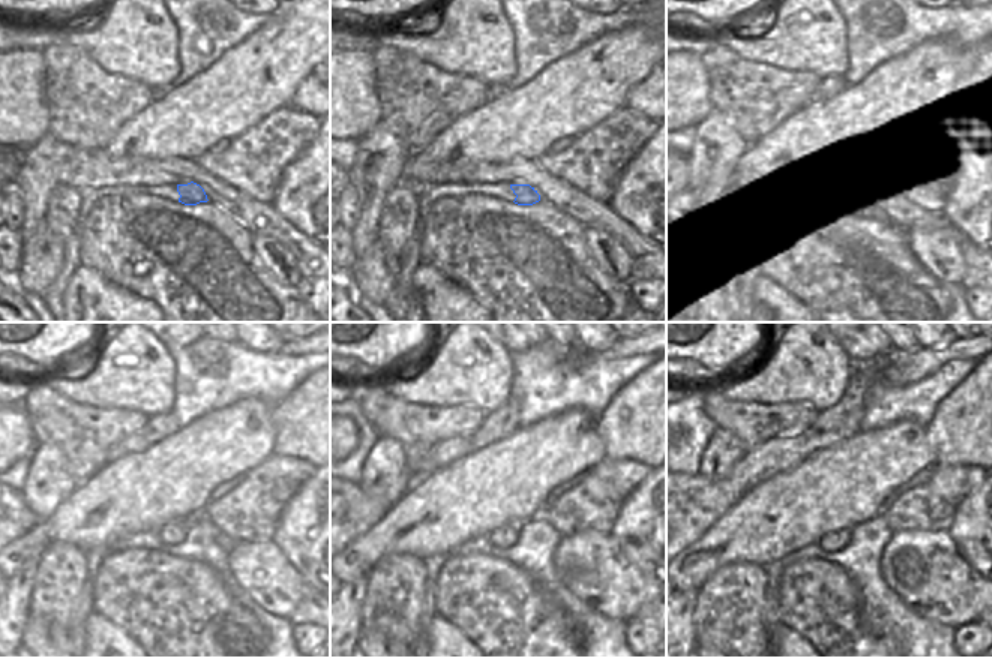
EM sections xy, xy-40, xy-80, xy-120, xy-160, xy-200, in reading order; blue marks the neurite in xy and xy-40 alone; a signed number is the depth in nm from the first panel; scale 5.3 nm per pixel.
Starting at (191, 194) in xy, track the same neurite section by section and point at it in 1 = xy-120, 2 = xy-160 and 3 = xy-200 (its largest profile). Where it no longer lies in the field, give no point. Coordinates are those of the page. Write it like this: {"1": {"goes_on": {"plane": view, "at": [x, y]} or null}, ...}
{"1": {"goes_on": {"plane": "xy-120", "at": [171, 534]}}, "2": {"goes_on": {"plane": "xy-160", "at": [505, 537]}}, "3": {"goes_on": {"plane": "xy-200", "at": [833, 541]}}}

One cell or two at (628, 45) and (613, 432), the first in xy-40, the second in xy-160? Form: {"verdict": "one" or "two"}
{"verdict": "two"}

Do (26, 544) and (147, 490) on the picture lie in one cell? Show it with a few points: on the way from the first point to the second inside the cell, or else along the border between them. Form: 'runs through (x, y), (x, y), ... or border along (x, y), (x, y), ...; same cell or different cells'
runs through (56, 528), (93, 514), (102, 514), (117, 501); same cell

